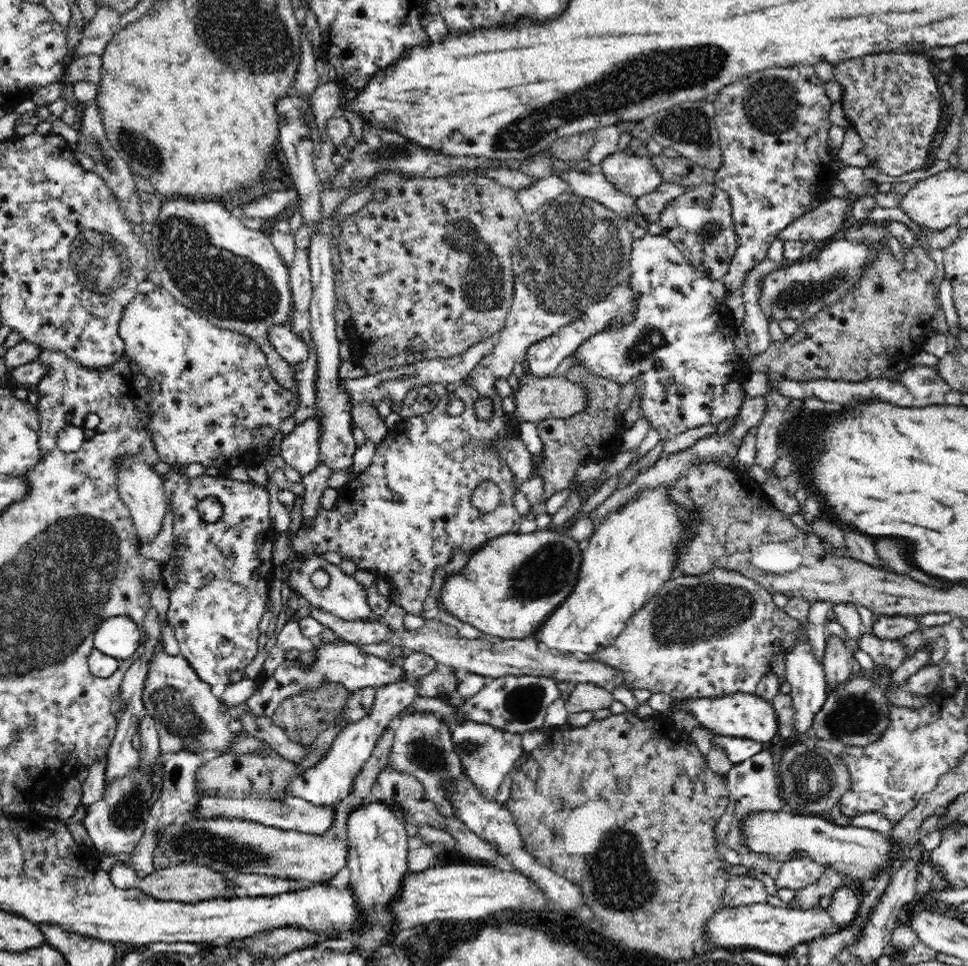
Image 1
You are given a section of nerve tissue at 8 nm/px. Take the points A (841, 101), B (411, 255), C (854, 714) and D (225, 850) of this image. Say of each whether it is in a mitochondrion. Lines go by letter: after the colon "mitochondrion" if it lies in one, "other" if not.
A: other
B: other
C: mitochondrion
D: mitochondrion

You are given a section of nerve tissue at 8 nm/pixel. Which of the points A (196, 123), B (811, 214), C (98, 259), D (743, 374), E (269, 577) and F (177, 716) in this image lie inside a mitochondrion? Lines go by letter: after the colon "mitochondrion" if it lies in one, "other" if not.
A: other
B: other
C: mitochondrion
D: other
E: other
F: mitochondrion

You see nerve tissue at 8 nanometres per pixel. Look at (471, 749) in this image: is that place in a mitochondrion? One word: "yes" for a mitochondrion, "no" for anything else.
yes

